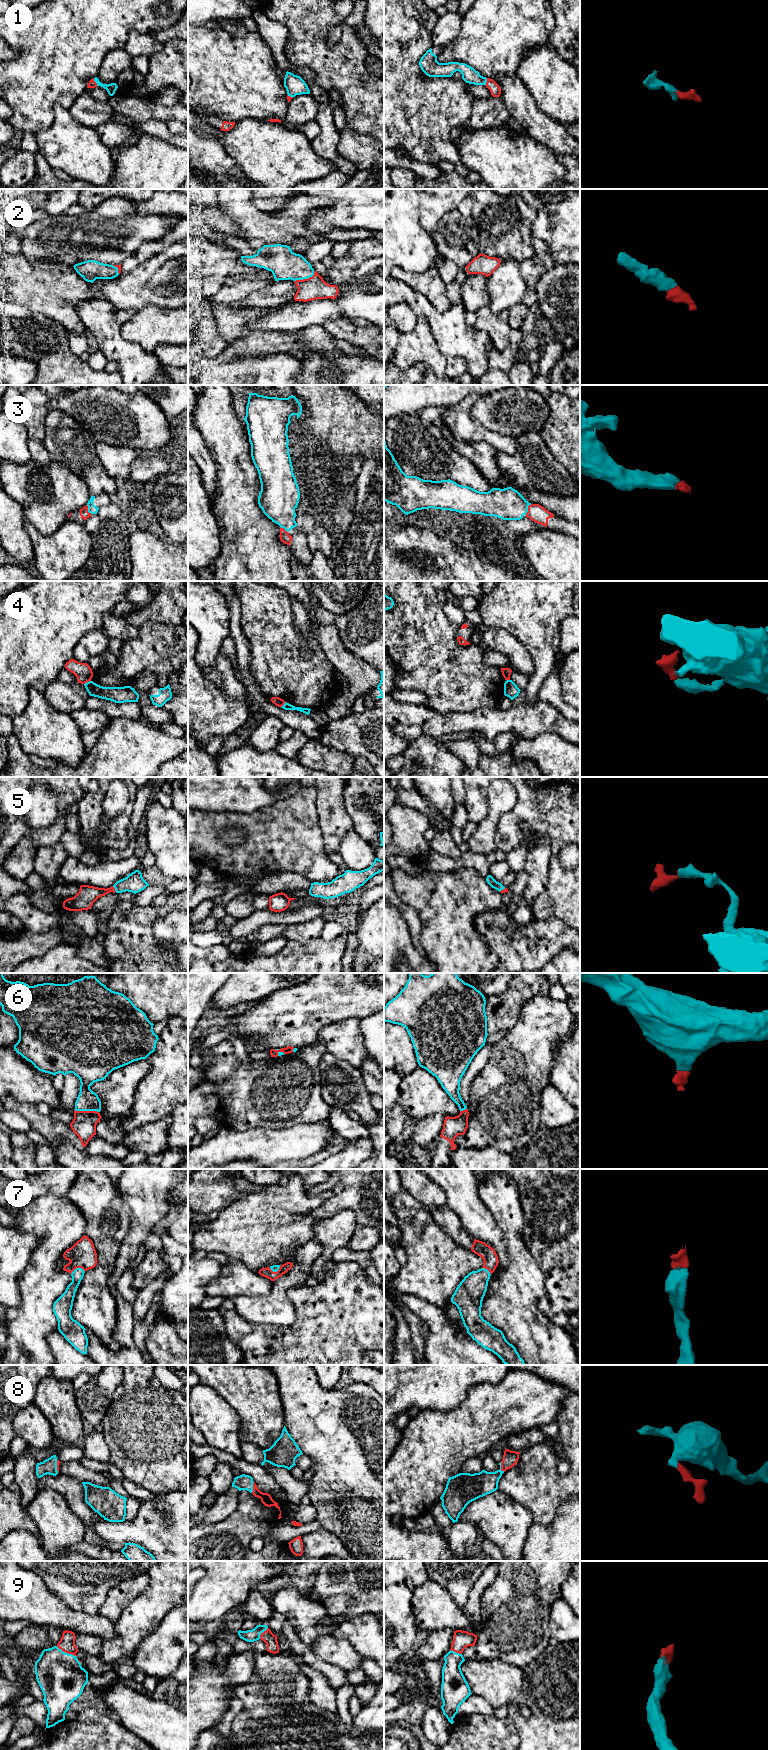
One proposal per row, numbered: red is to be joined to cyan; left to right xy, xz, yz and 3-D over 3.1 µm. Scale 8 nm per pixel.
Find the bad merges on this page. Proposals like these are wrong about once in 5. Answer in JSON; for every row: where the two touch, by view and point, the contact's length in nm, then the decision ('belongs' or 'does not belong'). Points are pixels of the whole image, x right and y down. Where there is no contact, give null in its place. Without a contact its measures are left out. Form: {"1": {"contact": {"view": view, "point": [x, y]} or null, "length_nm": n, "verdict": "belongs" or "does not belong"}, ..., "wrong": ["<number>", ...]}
{"1": {"contact": {"view": "xy", "point": [95, 81]}, "length_nm": 70, "verdict": "belongs"}, "2": {"contact": {"view": "xz", "point": [305, 278]}, "length_nm": 190, "verdict": "belongs"}, "3": {"contact": {"view": "yz", "point": [527, 509]}, "length_nm": 100, "verdict": "belongs"}, "4": {"contact": {"view": "xy", "point": [87, 682]}, "length_nm": 70, "verdict": "does not belong"}, "5": {"contact": {"view": "xy", "point": [115, 889]}, "length_nm": 60, "verdict": "belongs"}, "6": {"contact": {"view": "xy", "point": [86, 1110]}, "length_nm": 200, "verdict": "belongs"}, "7": {"contact": {"view": "xy", "point": [77, 1268]}, "length_nm": 120, "verdict": "belongs"}, "8": {"contact": {"view": "yz", "point": [500, 1467]}, "length_nm": 90, "verdict": "belongs"}, "9": {"contact": {"view": "xy", "point": [66, 1653]}, "length_nm": 180, "verdict": "belongs"}, "wrong": ["4"]}

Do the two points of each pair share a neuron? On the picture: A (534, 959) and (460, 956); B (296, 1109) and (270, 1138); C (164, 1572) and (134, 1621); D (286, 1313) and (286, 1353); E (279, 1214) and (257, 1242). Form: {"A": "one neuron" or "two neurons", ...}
{"A": "two neurons", "B": "two neurons", "C": "one neuron", "D": "two neurons", "E": "one neuron"}

